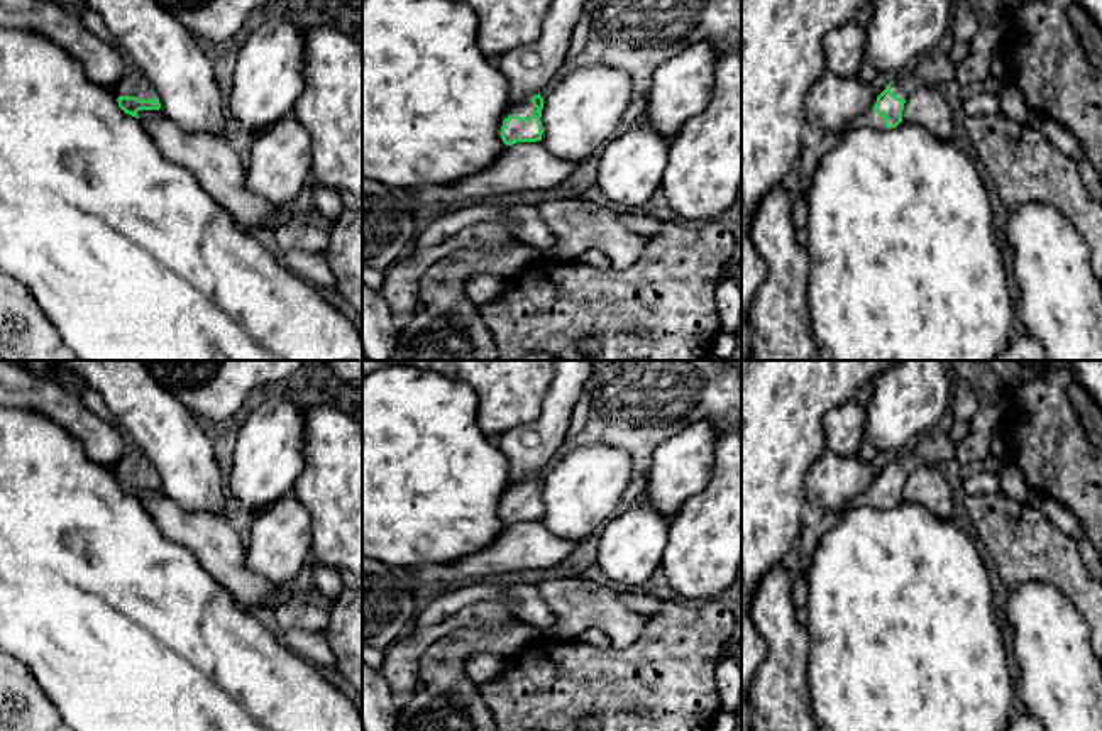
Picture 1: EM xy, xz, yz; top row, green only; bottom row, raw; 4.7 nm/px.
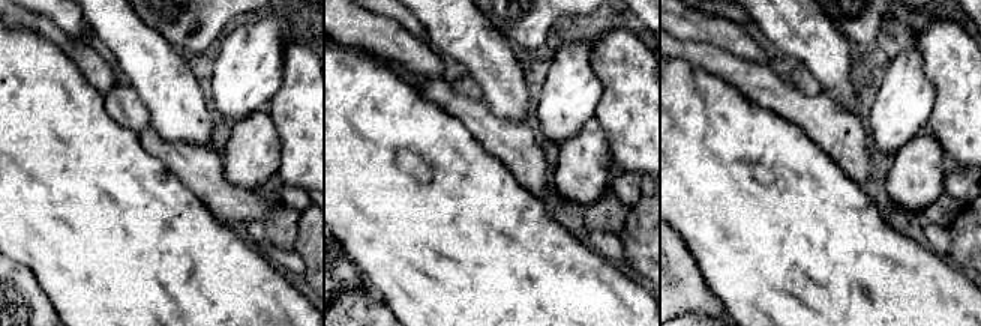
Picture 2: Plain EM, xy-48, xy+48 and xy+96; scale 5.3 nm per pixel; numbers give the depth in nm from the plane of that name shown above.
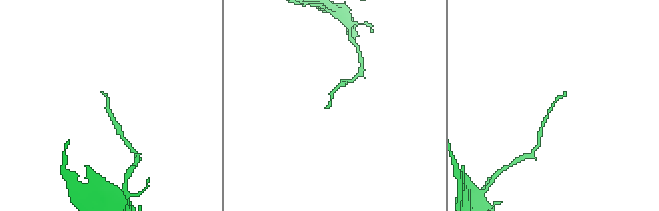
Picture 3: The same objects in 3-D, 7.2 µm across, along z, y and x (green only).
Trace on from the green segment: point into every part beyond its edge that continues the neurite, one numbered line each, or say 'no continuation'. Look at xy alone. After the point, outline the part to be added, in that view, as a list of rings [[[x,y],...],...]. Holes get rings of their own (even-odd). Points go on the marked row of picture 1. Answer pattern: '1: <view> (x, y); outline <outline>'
1: xy (134, 83); outline [[[139,68],[127,71],[117,85],[115,96],[135,96],[139,100],[154,100],[157,96],[151,81]]]

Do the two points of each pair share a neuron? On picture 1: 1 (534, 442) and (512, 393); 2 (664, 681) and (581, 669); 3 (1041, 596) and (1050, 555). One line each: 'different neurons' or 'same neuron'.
1: different neurons
2: same neuron
3: different neurons

